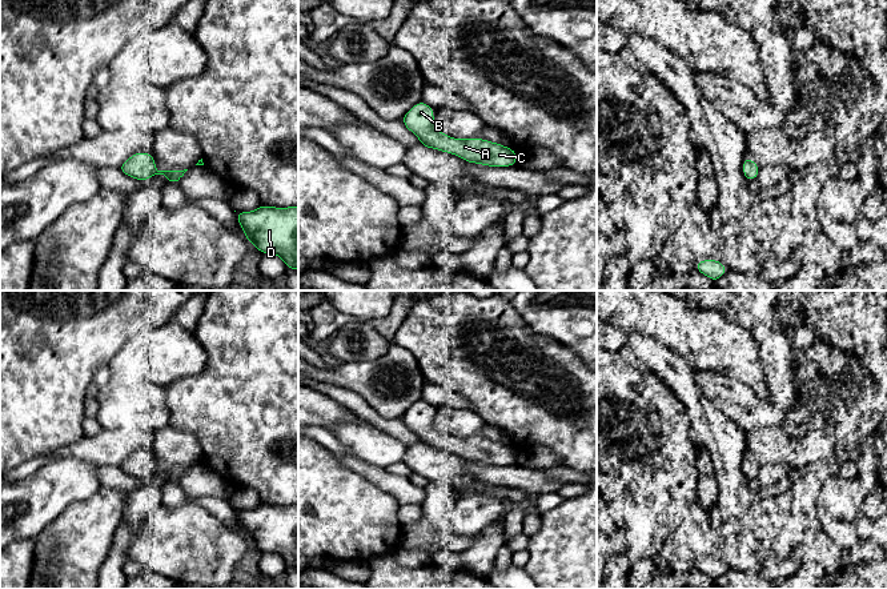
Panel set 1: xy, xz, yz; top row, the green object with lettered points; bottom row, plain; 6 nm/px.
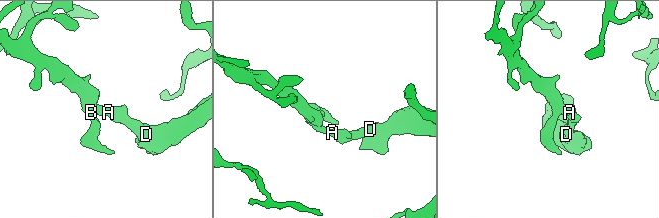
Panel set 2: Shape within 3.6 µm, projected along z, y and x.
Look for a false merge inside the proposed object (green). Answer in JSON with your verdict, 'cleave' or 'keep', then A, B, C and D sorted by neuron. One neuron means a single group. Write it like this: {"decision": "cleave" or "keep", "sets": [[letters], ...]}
{"decision": "keep", "sets": [["A", "B", "C", "D"]]}

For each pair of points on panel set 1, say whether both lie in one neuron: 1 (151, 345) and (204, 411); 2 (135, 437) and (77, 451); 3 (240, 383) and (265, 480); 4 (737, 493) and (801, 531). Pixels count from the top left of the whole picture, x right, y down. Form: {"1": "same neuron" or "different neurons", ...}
{"1": "different neurons", "2": "same neuron", "3": "same neuron", "4": "different neurons"}

